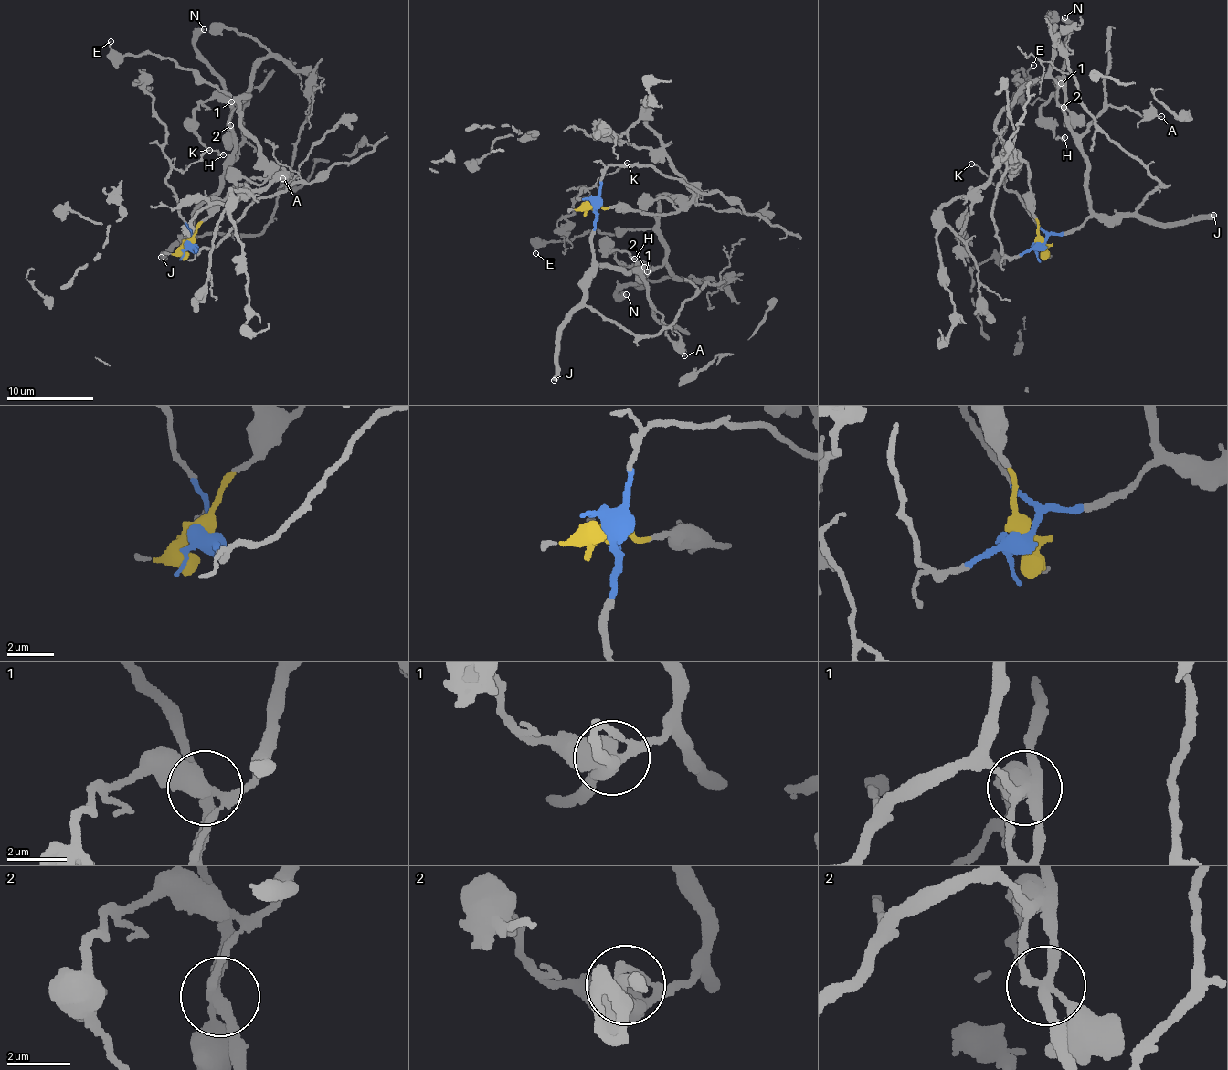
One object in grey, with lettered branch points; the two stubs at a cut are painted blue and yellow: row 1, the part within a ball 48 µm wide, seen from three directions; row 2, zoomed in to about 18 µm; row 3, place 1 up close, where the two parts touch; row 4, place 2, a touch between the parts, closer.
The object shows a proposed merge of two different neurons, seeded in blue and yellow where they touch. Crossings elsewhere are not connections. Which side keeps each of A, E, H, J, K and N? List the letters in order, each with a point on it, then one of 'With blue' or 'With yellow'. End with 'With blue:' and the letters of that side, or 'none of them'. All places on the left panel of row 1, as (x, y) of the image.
A: Place: (282, 178). With blue
E: Place: (111, 41). With yellow
H: Place: (223, 154). With yellow
J: Place: (161, 257). With blue
K: Place: (209, 150). With blue
N: Place: (204, 29). With blue
With blue: A, J, K, N

